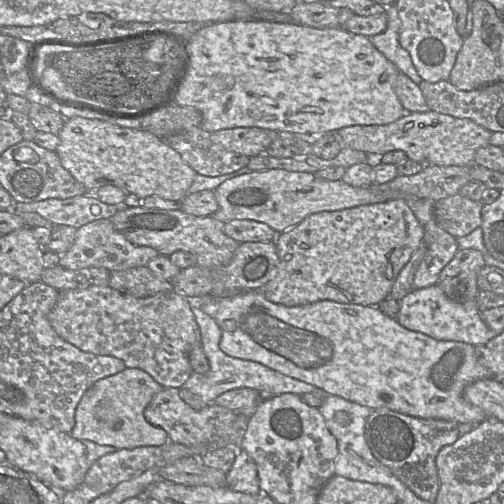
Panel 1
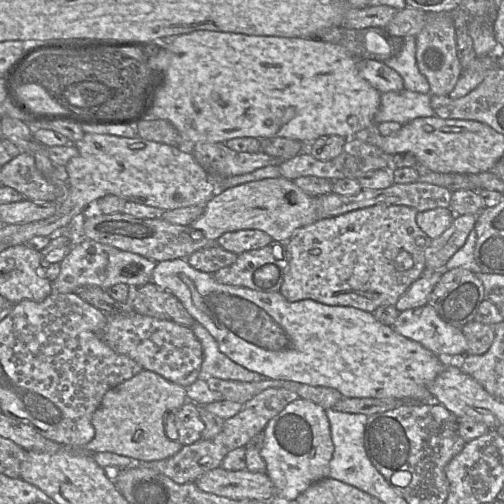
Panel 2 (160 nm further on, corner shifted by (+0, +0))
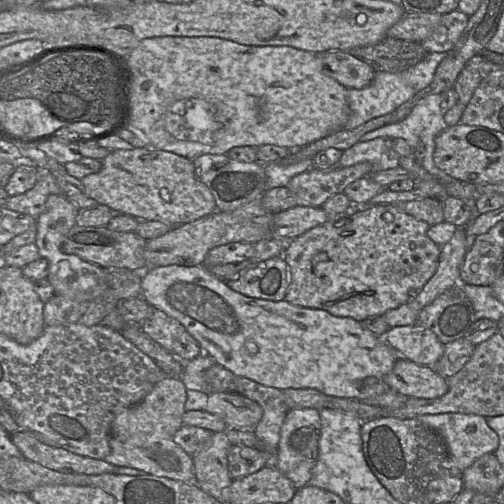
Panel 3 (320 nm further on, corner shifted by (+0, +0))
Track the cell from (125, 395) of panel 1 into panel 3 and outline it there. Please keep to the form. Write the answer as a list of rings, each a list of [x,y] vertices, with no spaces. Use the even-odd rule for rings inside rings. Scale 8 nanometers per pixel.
[[[166,377],[139,404],[119,413],[111,426],[110,452],[105,460],[146,474],[196,483],[193,457],[174,441],[175,433],[183,425],[187,391],[180,378]]]

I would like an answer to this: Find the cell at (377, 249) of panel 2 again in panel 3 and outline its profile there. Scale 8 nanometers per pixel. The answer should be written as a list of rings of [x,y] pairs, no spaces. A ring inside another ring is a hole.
[[[389,204],[359,206],[343,217],[316,226],[286,243],[283,258],[289,267],[289,285],[285,300],[358,322],[384,315],[410,301],[434,275],[441,248],[427,236],[429,228],[428,223]]]

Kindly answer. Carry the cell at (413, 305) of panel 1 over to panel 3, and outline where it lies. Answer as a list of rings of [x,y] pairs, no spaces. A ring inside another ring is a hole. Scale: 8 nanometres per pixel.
[[[419,322],[389,328],[384,340],[399,357],[429,367],[444,353],[444,344],[436,334]]]

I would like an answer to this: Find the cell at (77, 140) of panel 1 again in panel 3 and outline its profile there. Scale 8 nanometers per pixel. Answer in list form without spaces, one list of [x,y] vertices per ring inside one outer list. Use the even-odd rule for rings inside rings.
[[[148,148],[113,150],[102,161],[99,172],[81,179],[86,194],[100,205],[108,206],[115,214],[126,214],[140,221],[159,221],[177,227],[217,211],[211,191],[196,176],[193,161],[172,152]]]

